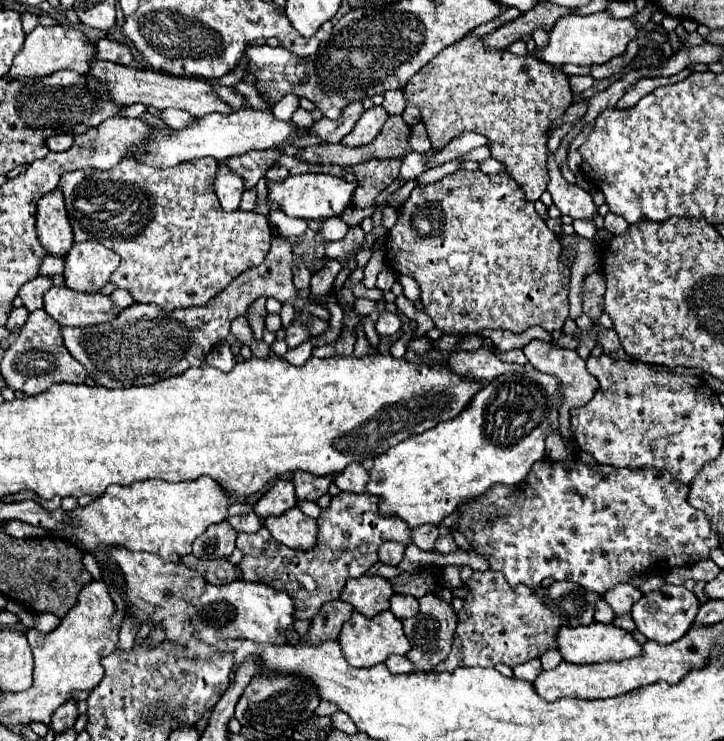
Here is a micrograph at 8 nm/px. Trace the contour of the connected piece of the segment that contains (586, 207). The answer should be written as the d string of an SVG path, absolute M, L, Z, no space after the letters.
M559 125L547 147L549 147L549 181L547 181L547 191L551 193L553 197L553 203L559 207L559 211L563 215L569 215L569 217L579 217L579 219L593 219L597 207L591 199L591 195L587 191L583 191L581 187L577 185L571 185L563 179L561 171L559 171L559 165L557 165L557 159L555 159L555 151L559 149L559 143L561 143L561 137L567 135L571 131L571 125Z

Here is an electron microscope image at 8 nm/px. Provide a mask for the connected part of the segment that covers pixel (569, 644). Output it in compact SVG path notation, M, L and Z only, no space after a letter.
M591 623L581 627L565 627L559 629L559 651L565 661L585 665L585 663L605 663L605 661L621 661L639 657L643 653L643 647L633 639L633 635L621 627L605 625L605 623Z

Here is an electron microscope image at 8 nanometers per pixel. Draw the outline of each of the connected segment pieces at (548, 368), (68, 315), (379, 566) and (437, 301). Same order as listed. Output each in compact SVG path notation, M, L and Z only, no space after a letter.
M535 339L535 341L531 341L529 345L523 347L523 353L527 355L527 359L529 359L529 363L531 363L533 367L537 367L537 369L543 371L543 373L557 375L559 381L563 383L563 387L561 387L563 405L561 405L561 409L559 409L559 421L561 421L561 435L563 435L563 439L567 441L567 439L569 439L569 409L573 409L573 407L583 407L583 405L595 395L599 383L597 383L597 379L595 379L591 373L587 373L587 369L585 369L585 359L581 359L581 357L577 355L577 351L573 351L573 349L563 349L563 347L557 347L555 343L547 343L547 341L537 341L537 339Z
M53 287L45 293L43 307L59 325L87 327L113 321L121 309L103 293L77 293L65 287Z
M377 562L366 573L367 575L377 575L386 579L393 579L400 575L403 571L399 567L385 565L381 562Z
M459 169L457 173L443 177L441 181L435 181L431 185L421 183L421 185L417 185L411 191L411 197L399 209L397 223L387 233L385 263L395 273L409 275L409 277L413 277L419 283L423 311L433 319L435 327L439 327L443 333L447 333L447 335L467 335L467 333L477 333L481 329L509 329L513 333L523 333L523 331L527 331L533 325L539 325L545 331L563 329L563 323L569 317L569 301L567 301L567 293L569 293L569 269L559 263L559 253L561 253L559 237L537 215L535 205L525 199L525 195L521 193L521 187L515 183L513 177L509 177L507 173L485 175L483 171L465 171L465 169Z

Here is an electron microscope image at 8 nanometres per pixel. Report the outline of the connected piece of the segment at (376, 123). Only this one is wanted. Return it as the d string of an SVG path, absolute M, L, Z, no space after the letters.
M383 107L367 109L361 115L361 119L357 121L357 125L353 127L353 131L343 139L343 143L349 145L349 147L359 147L359 145L371 143L379 135L379 131L381 131L383 123L387 121L387 117L389 117L389 113Z

